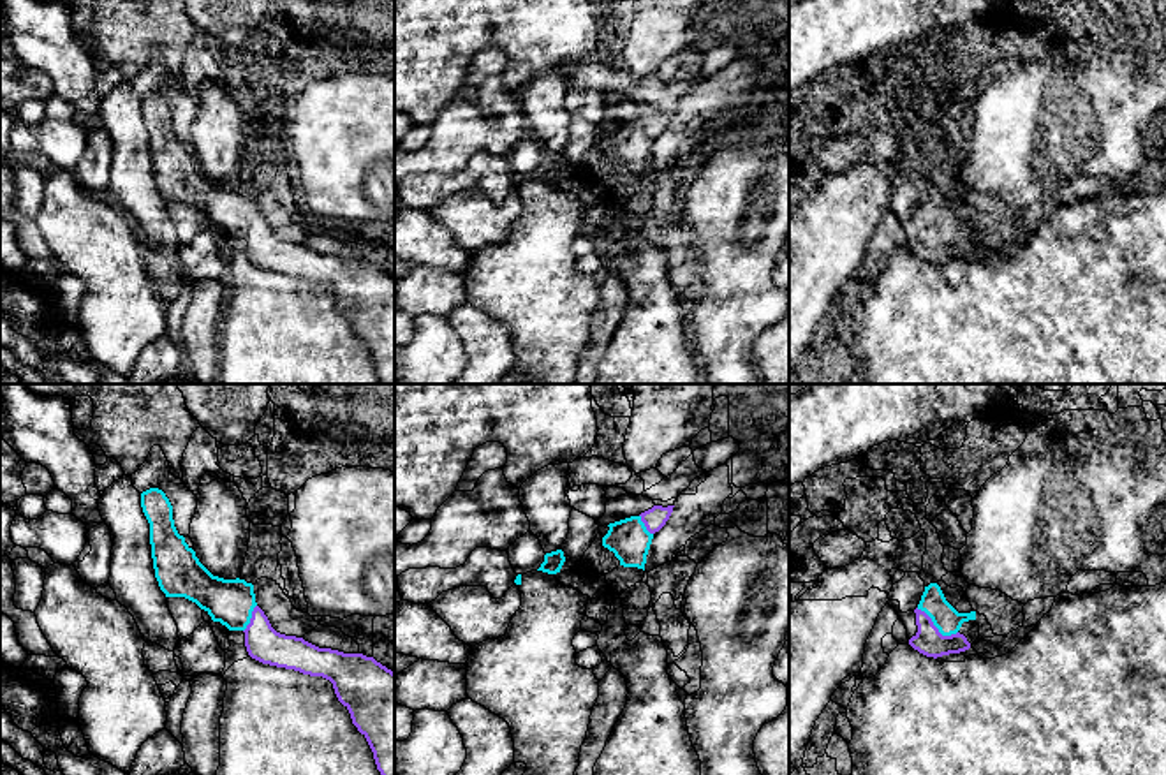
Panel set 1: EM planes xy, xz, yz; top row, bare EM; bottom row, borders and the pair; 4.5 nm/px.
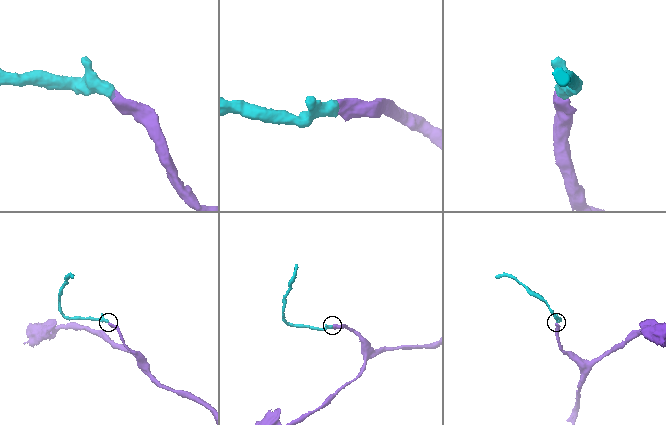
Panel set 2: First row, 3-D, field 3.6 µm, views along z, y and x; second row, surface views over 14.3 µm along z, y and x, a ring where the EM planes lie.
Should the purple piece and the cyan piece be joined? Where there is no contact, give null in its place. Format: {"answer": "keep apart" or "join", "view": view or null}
{"answer": "join", "view": "yz"}

